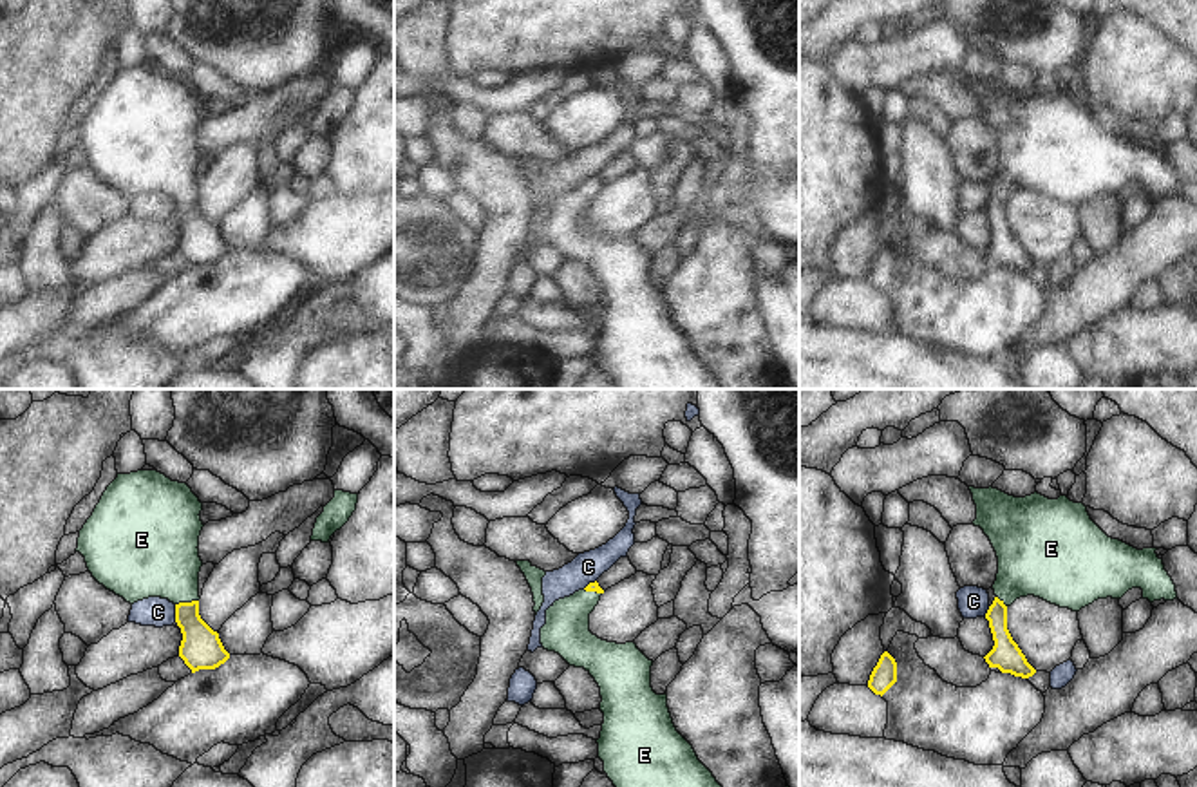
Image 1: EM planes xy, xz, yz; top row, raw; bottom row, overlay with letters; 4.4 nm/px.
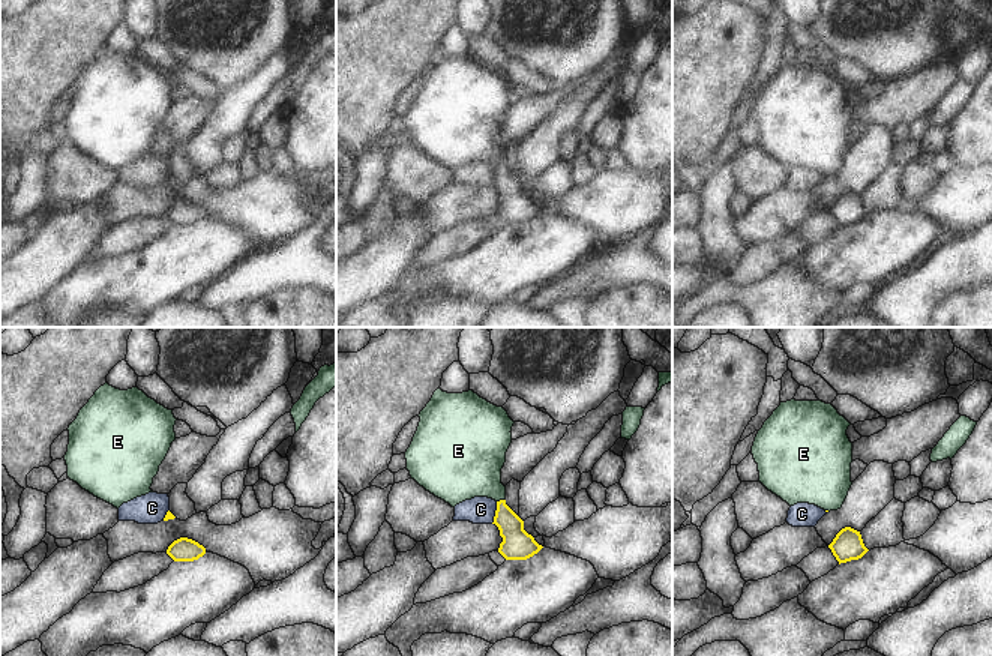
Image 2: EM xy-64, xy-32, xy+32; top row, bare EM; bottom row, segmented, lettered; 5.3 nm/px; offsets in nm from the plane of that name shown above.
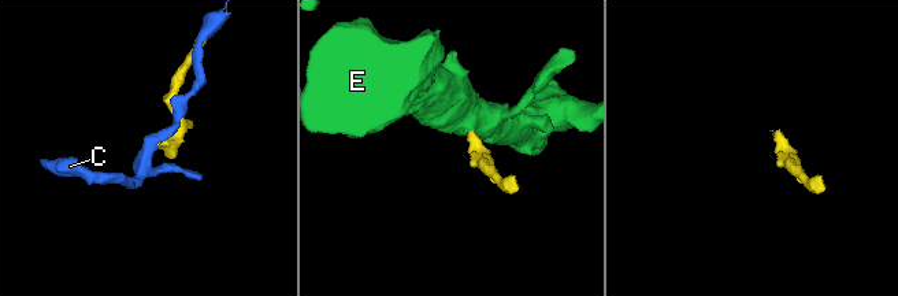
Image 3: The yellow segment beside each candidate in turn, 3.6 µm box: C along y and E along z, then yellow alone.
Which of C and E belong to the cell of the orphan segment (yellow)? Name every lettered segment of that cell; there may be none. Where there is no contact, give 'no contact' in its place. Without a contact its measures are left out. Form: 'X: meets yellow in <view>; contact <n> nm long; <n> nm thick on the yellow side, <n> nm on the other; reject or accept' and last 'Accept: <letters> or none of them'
C: meets yellow in xy; contact 80 nm long; 190 nm thick on the yellow side, 130 nm on the other; reject
E: meets yellow in xy; contact 110 nm long; 190 nm thick on the yellow side, 360 nm on the other; accept
Accept: E

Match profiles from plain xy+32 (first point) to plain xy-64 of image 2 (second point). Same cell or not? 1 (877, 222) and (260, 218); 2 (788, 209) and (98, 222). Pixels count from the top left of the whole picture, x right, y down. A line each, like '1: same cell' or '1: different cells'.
1: different cells
2: different cells

